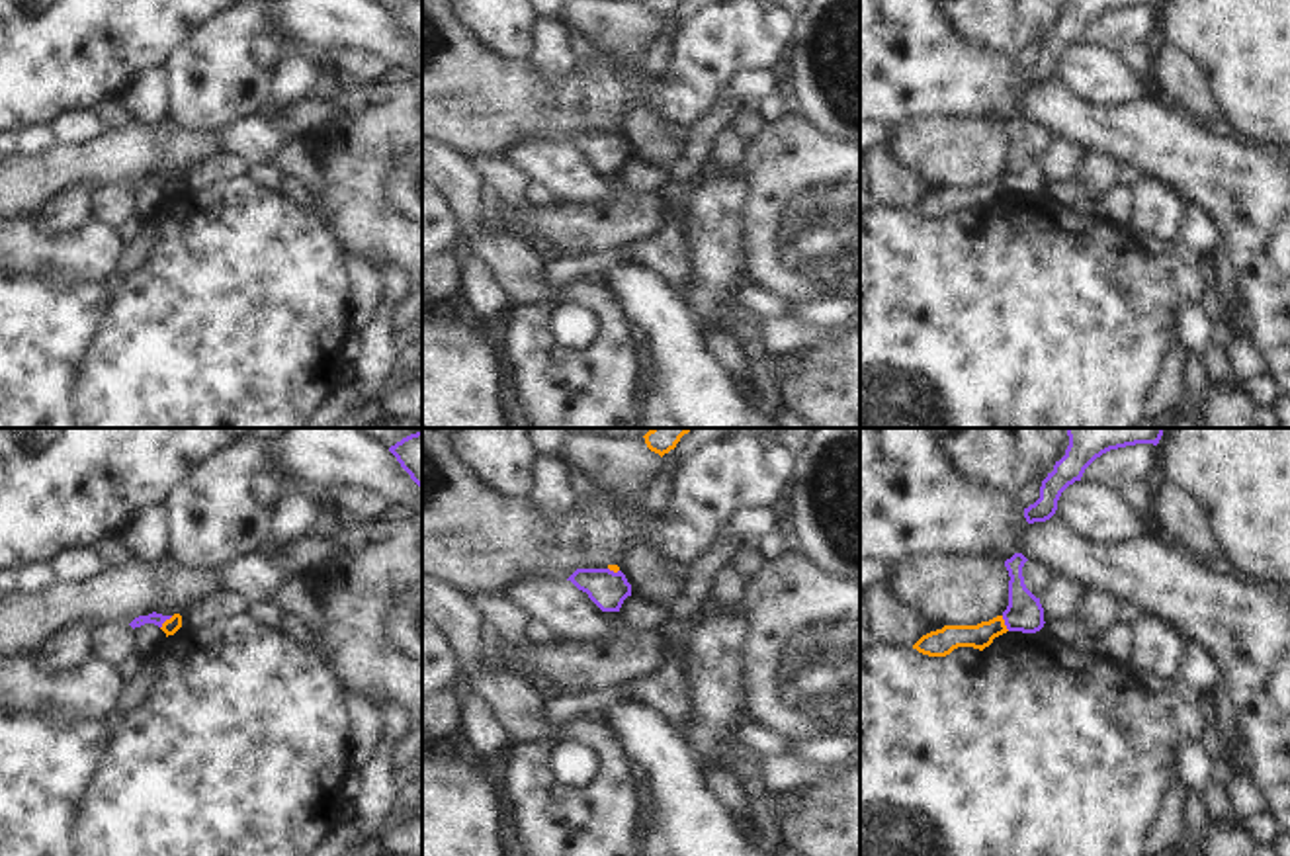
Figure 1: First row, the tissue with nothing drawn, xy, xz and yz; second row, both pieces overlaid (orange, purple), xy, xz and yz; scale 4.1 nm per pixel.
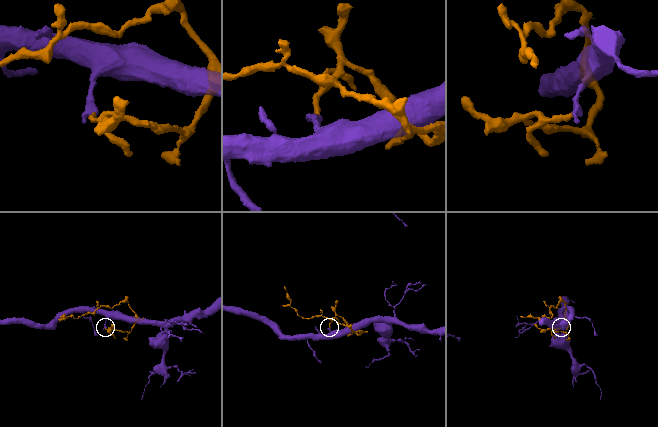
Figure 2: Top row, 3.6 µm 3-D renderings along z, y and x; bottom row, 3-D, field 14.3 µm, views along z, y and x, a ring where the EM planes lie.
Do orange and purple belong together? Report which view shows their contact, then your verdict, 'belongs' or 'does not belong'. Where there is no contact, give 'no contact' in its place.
yz | does not belong

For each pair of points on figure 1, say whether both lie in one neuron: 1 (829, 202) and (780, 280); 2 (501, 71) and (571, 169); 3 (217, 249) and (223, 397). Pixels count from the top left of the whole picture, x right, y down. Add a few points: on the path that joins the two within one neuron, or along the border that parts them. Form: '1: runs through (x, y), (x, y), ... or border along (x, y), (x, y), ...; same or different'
1: runs through (819, 221), (788, 260); same
2: border along (565, 139), (522, 141), (509, 157); different
3: runs through (223, 286), (223, 360); same

